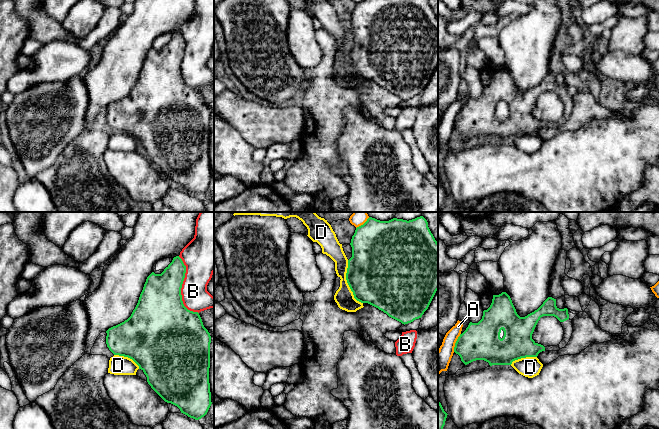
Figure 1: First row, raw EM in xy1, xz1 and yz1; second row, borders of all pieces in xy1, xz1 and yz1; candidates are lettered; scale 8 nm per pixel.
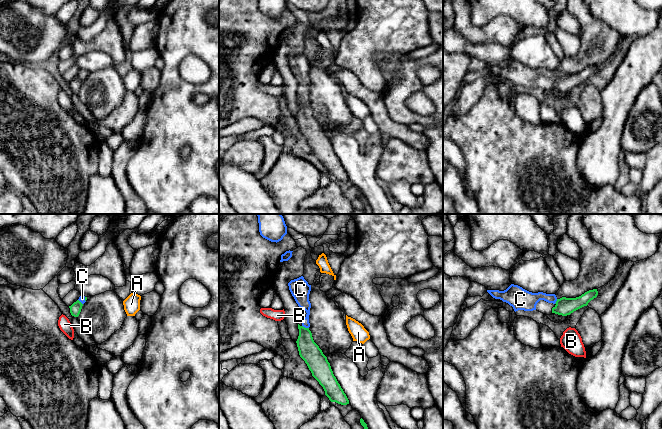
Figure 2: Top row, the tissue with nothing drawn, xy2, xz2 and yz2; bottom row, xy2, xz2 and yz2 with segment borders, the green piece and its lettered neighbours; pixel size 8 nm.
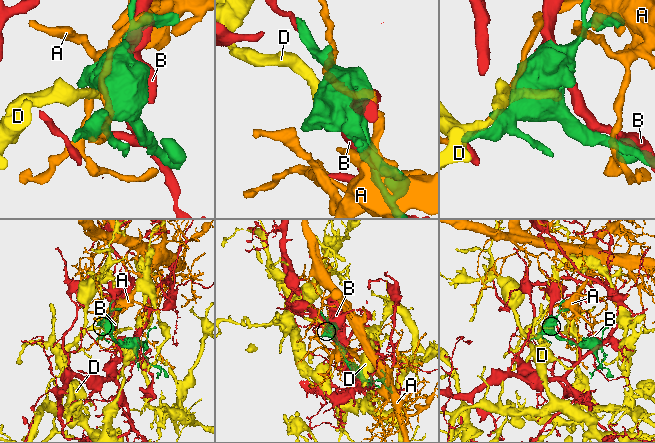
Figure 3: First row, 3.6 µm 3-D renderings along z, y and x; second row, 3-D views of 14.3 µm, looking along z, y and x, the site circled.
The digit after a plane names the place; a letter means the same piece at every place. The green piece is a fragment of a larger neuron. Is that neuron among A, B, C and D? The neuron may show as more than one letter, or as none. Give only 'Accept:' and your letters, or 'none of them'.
Accept: C

